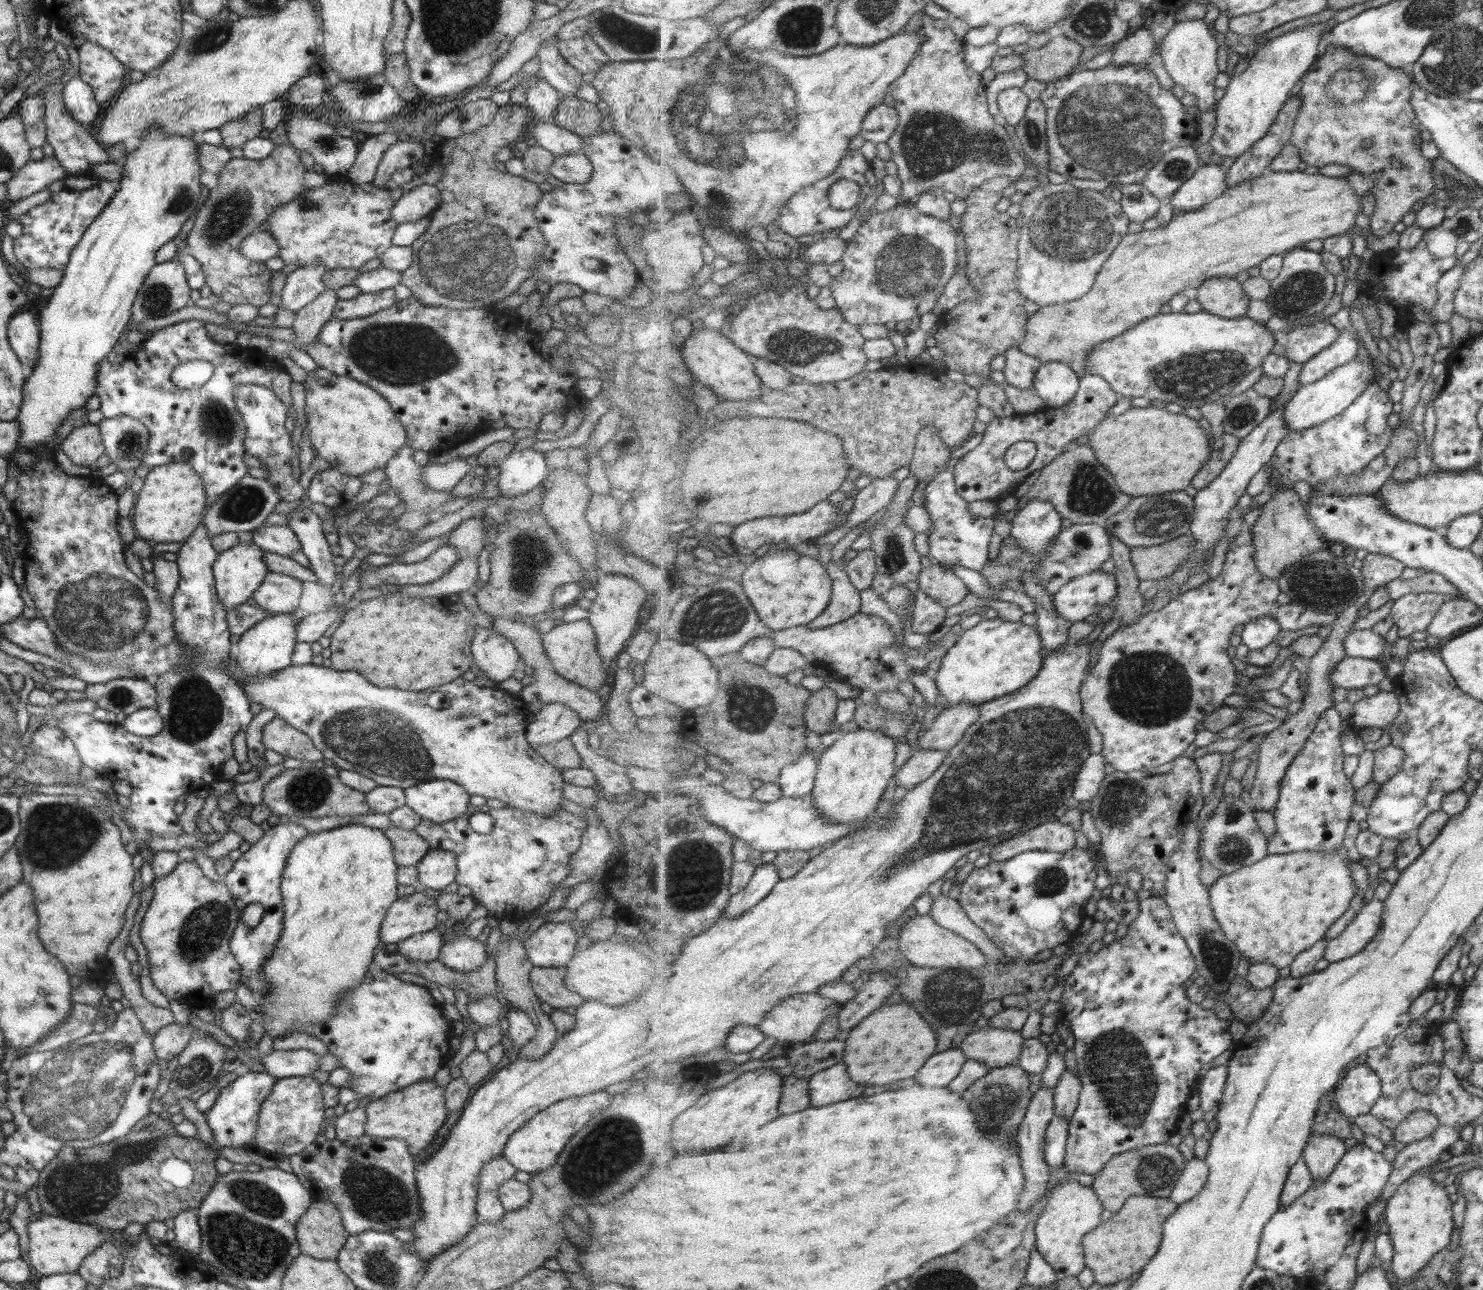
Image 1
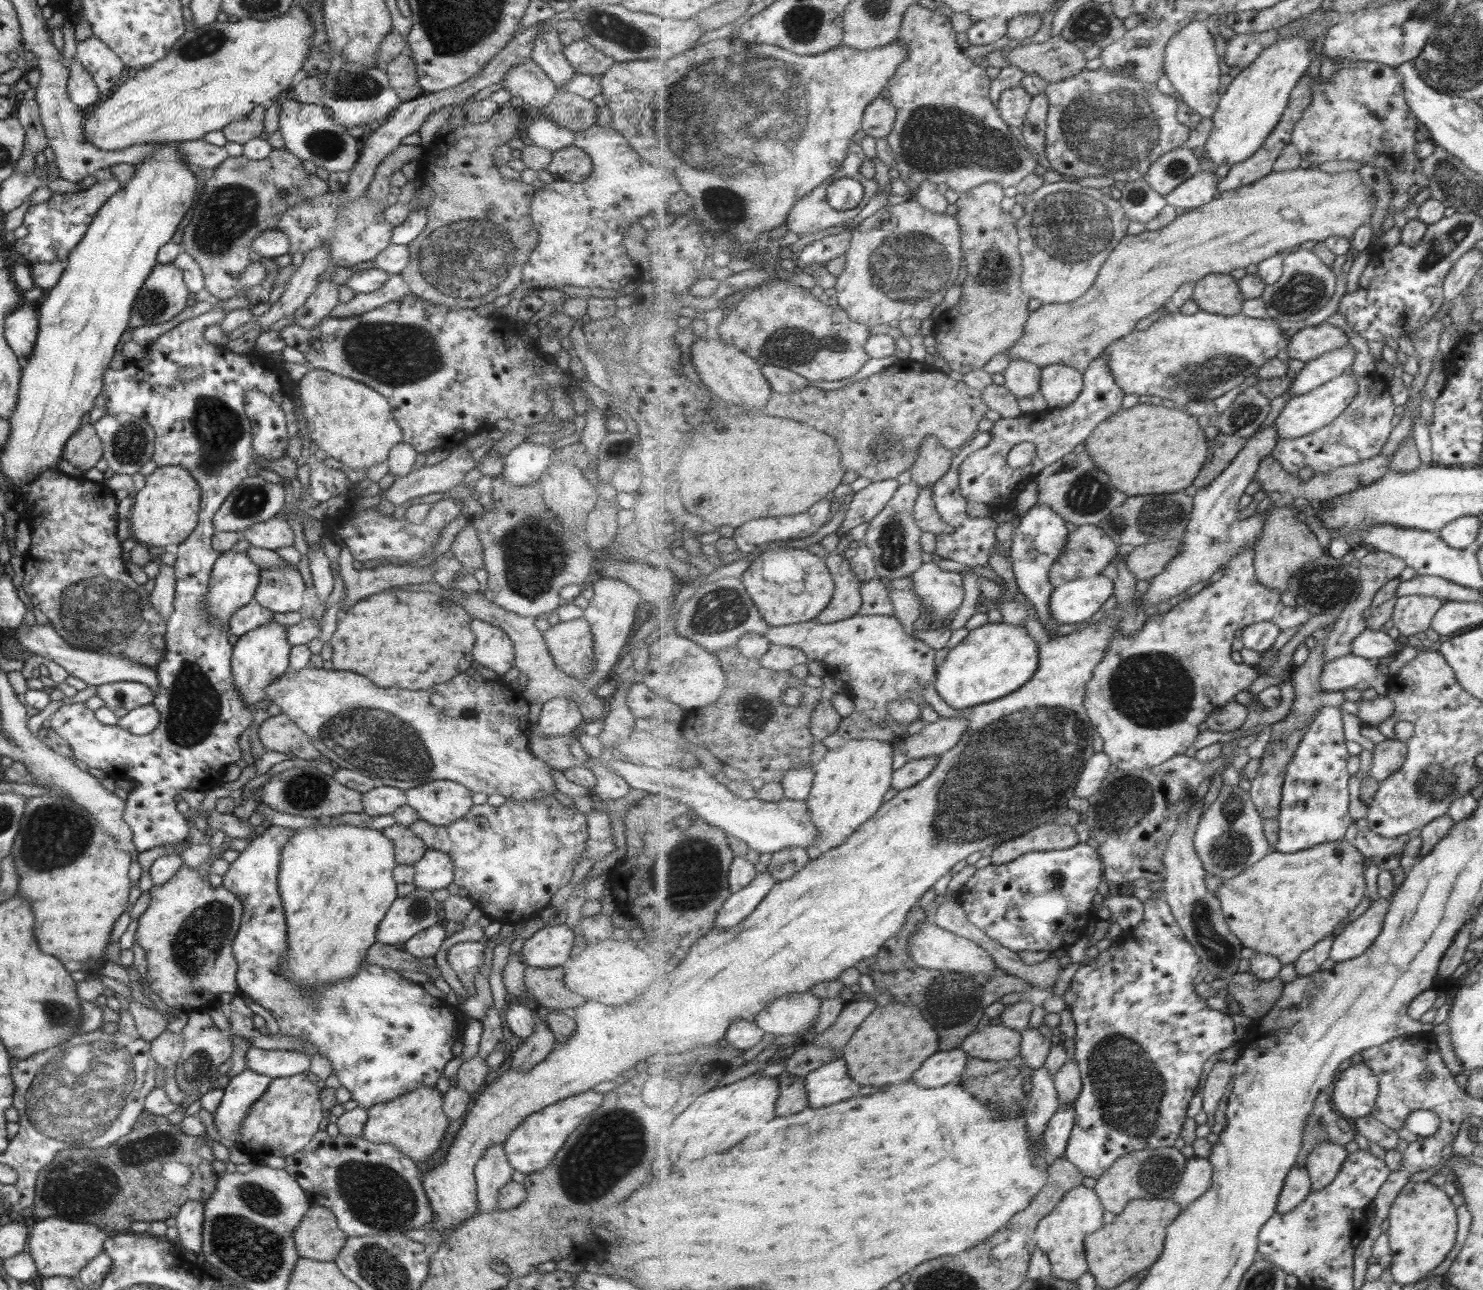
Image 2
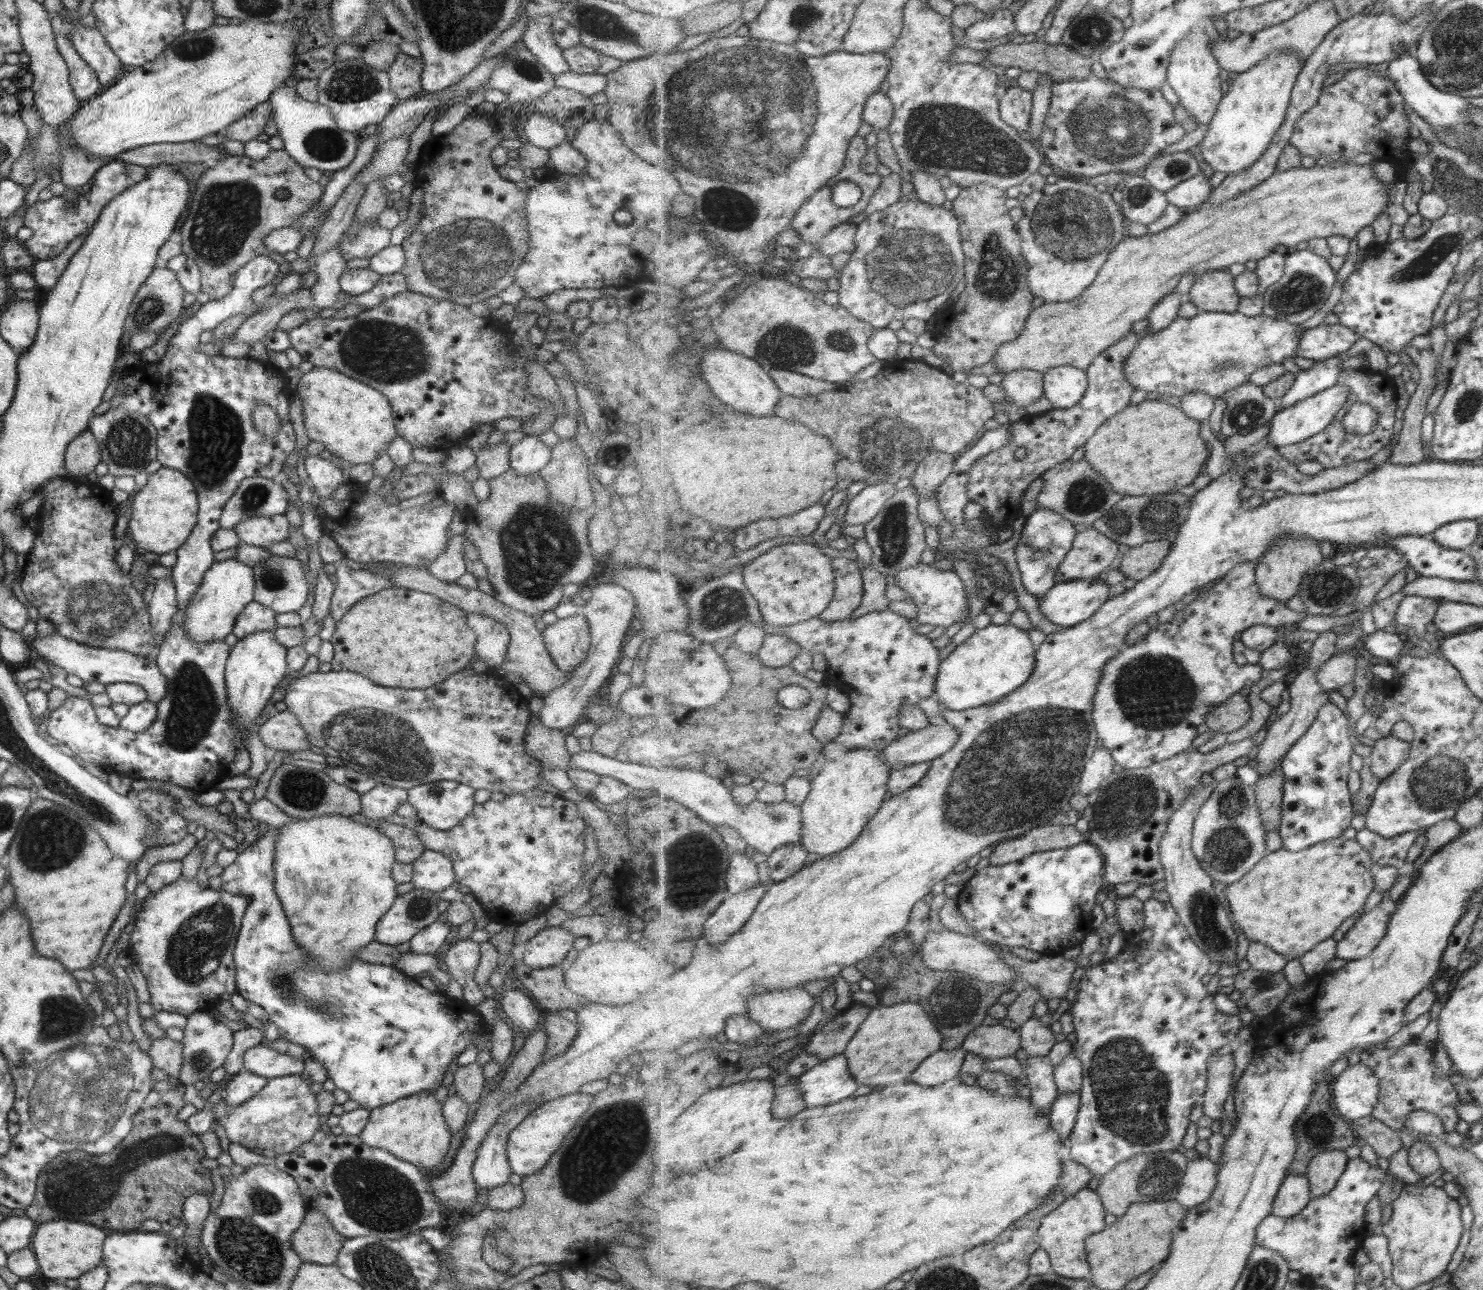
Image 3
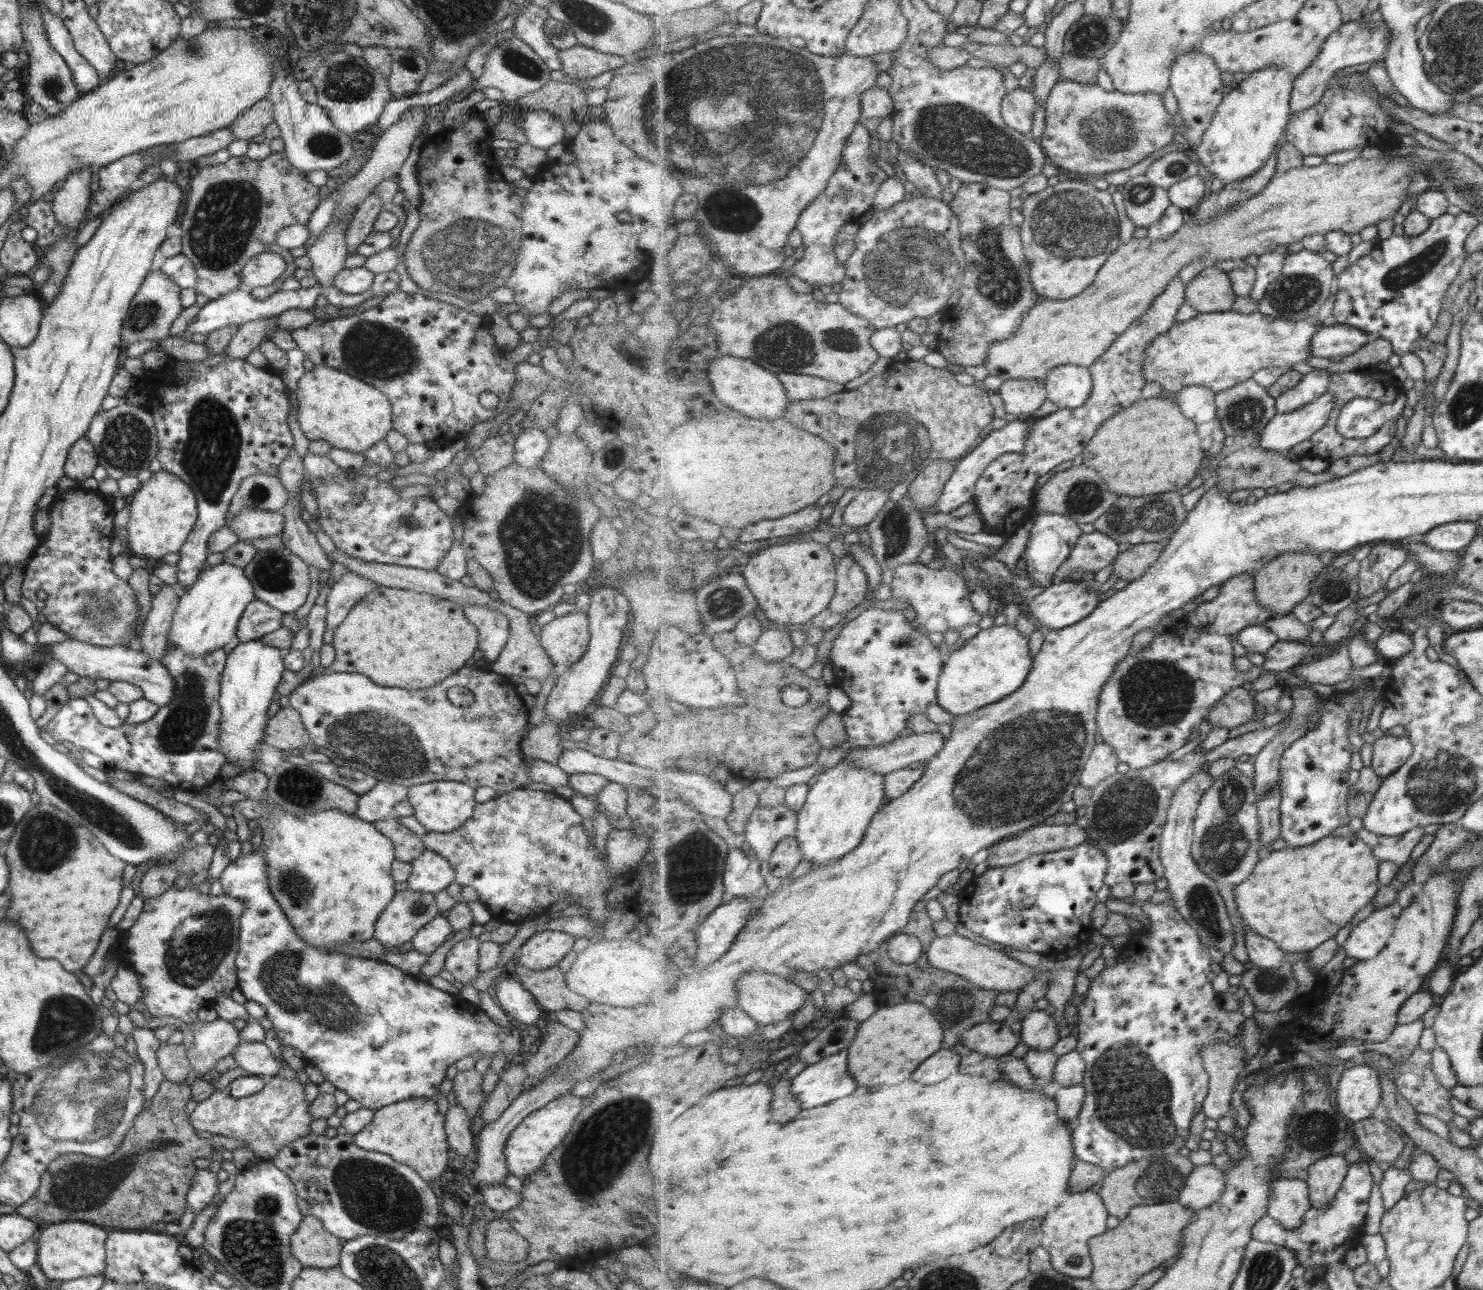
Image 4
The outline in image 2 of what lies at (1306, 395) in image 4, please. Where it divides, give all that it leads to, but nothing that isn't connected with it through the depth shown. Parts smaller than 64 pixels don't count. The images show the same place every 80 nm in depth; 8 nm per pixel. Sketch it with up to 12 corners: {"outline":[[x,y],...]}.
{"outline":[[1347,343],[1308,361],[1293,380],[1291,398],[1301,396],[1353,366]]}

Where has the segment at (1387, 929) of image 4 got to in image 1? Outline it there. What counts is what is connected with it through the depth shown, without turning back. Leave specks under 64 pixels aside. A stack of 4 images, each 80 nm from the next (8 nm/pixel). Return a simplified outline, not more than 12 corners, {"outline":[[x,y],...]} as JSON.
{"outline":[[1373,898],[1328,939],[1330,963],[1354,957],[1381,926],[1383,900]]}

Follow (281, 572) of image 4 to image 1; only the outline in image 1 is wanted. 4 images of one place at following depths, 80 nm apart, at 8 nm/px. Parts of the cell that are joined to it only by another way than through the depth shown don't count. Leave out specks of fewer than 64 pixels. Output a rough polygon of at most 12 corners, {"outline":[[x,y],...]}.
{"outline":[[267,572],[250,596],[271,613],[298,606],[301,582]]}

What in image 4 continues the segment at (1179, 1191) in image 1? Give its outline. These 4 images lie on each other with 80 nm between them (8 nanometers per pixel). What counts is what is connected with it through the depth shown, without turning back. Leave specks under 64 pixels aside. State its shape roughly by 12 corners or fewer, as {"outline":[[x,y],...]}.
{"outline":[[1215,1164],[1197,1165],[1179,1202],[1194,1211],[1221,1200],[1225,1173]]}

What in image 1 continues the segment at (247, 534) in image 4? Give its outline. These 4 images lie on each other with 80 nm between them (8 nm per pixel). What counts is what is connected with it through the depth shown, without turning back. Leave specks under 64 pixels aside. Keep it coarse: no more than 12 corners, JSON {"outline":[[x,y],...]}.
{"outline":[[286,525],[251,530],[251,542],[284,557],[300,550]]}

